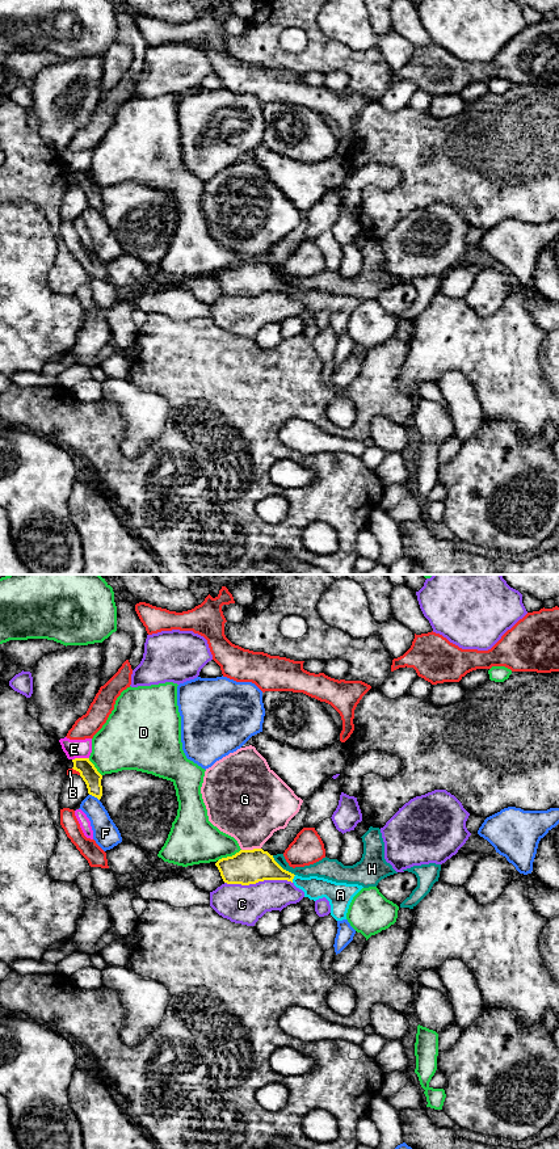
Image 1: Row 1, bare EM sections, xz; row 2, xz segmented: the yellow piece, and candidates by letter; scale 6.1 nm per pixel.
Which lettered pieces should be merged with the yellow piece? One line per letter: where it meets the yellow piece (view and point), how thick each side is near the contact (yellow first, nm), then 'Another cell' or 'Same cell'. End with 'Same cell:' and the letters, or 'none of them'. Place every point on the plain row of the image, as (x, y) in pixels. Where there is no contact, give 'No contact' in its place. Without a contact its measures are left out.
A: Touches yellow at xz (293, 290). Thickness 200 nm (yellow) against 140 nm. Same cell
B: Touches yellow at xz (76, 182). Thickness 110 nm (yellow) against 50 nm. Another cell
C: Touches yellow at xz (257, 294). Thickness 220 nm (yellow) against 240 nm. Another cell
D: Touches yellow at xz (228, 269). Thickness 220 nm (yellow) against 300 nm. Another cell
E: Touches yellow at xz (80, 171). Thickness 110 nm (yellow) against 110 nm. Another cell
F: Touches yellow at xz (95, 209). Thickness 110 nm (yellow) against 160 nm. Another cell
G: Touches yellow at xz (251, 262). Thickness 220 nm (yellow) against 400 nm. Another cell
H: Touches yellow at xz (281, 280). Thickness 220 nm (yellow) against 110 nm. Another cell
Same cell: A

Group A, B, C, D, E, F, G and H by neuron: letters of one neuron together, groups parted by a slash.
A / B / C / D / E / F / G / H

